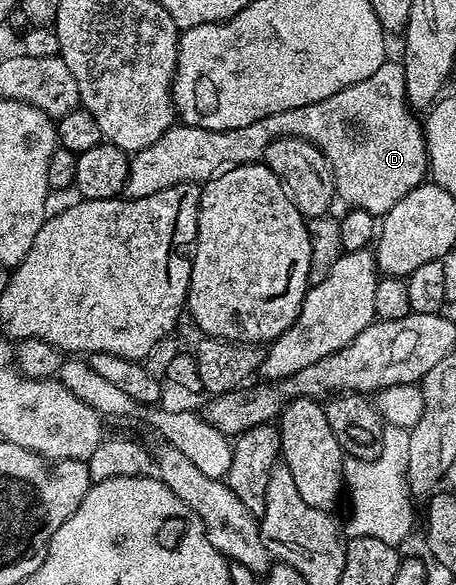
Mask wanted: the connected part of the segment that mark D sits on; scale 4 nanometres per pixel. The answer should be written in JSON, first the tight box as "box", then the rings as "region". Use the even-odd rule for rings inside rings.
{"box":[125,61,429,217],"region":[[[386,61],[371,77],[333,93],[331,97],[325,97],[315,104],[273,113],[264,119],[253,121],[251,125],[245,125],[244,128],[210,131],[186,125],[171,127],[161,133],[161,137],[157,137],[153,145],[130,156],[125,195],[129,199],[140,199],[153,193],[161,193],[161,189],[169,189],[178,183],[208,183],[221,173],[229,173],[229,169],[260,162],[265,149],[274,139],[292,135],[307,139],[314,147],[321,149],[327,164],[331,166],[336,196],[340,200],[344,199],[348,208],[365,209],[376,217],[382,217],[389,209],[393,209],[393,205],[397,205],[397,201],[401,201],[401,197],[417,189],[417,185],[421,185],[429,175],[424,124],[419,119],[415,120],[414,114],[416,112],[407,101],[402,62]]]}

